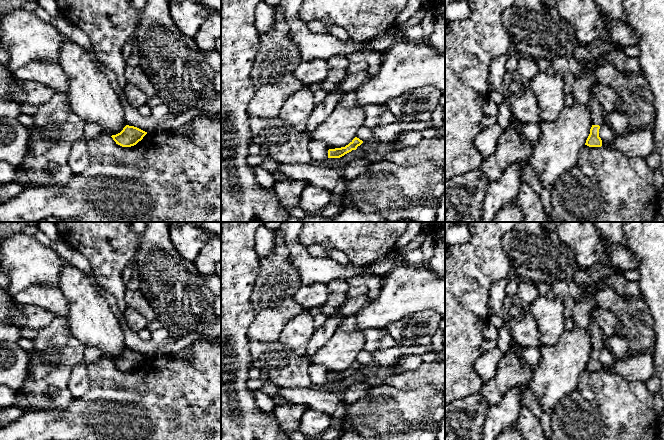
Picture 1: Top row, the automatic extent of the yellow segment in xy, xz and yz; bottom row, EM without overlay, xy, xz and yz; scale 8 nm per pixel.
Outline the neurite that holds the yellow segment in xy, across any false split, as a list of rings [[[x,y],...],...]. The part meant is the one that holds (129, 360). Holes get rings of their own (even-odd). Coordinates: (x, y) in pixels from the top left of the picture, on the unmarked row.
[[[126,349],[120,357],[111,361],[116,368],[122,371],[131,371],[141,365],[146,358],[147,356],[137,351]]]

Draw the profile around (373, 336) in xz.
[[[368,328],[363,330],[365,336],[364,349],[368,352],[375,352],[379,350],[381,338],[387,334],[386,329]]]

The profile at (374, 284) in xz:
[[[360,275],[346,279],[350,287],[358,287],[364,285],[368,289],[369,301],[376,300],[381,294],[383,283],[382,279],[376,275]]]

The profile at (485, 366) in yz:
[[[496,347],[484,352],[474,363],[474,370],[481,380],[485,383],[492,379],[497,371],[502,351]]]

